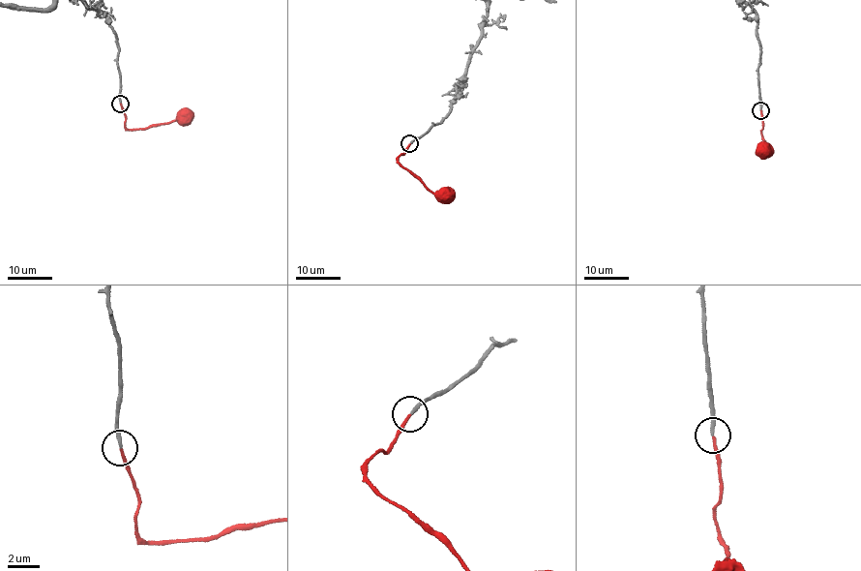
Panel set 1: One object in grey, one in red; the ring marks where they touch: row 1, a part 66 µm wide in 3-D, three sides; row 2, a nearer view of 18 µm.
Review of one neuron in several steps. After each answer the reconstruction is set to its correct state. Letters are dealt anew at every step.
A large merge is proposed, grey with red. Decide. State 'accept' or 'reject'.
accept

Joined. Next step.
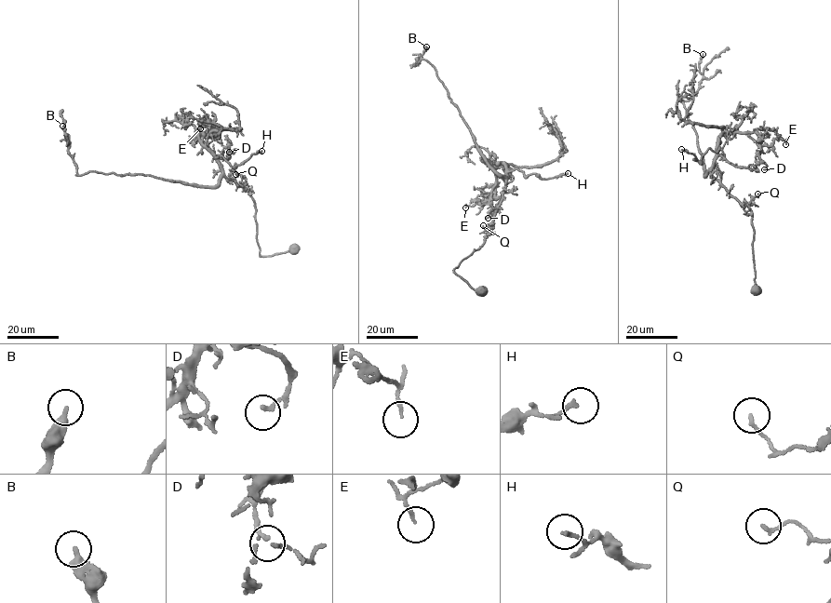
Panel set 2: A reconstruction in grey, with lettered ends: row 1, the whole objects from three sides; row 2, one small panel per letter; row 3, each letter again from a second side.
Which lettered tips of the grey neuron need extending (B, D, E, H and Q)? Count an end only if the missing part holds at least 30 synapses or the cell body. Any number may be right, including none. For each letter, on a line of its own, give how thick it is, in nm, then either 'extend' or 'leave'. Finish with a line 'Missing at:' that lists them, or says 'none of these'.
B: calibre 280 nm; leave
D: calibre 100 nm; leave
E: calibre 100 nm; leave
H: calibre 160 nm; leave
Q: calibre 130 nm; leave
Missing at: none of these

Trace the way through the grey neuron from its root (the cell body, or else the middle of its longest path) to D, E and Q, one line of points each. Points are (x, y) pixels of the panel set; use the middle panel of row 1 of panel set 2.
D: (480, 290), (472, 288), (454, 270), (485, 242), (506, 183), (506, 175), (500, 203), (488, 218)
E: (480, 290), (454, 270), (485, 242), (508, 179), (503, 165), (495, 168), (496, 186), (465, 207)
Q: (480, 290), (472, 288), (454, 270), (485, 242), (489, 228), (490, 229), (485, 230), (483, 225)

